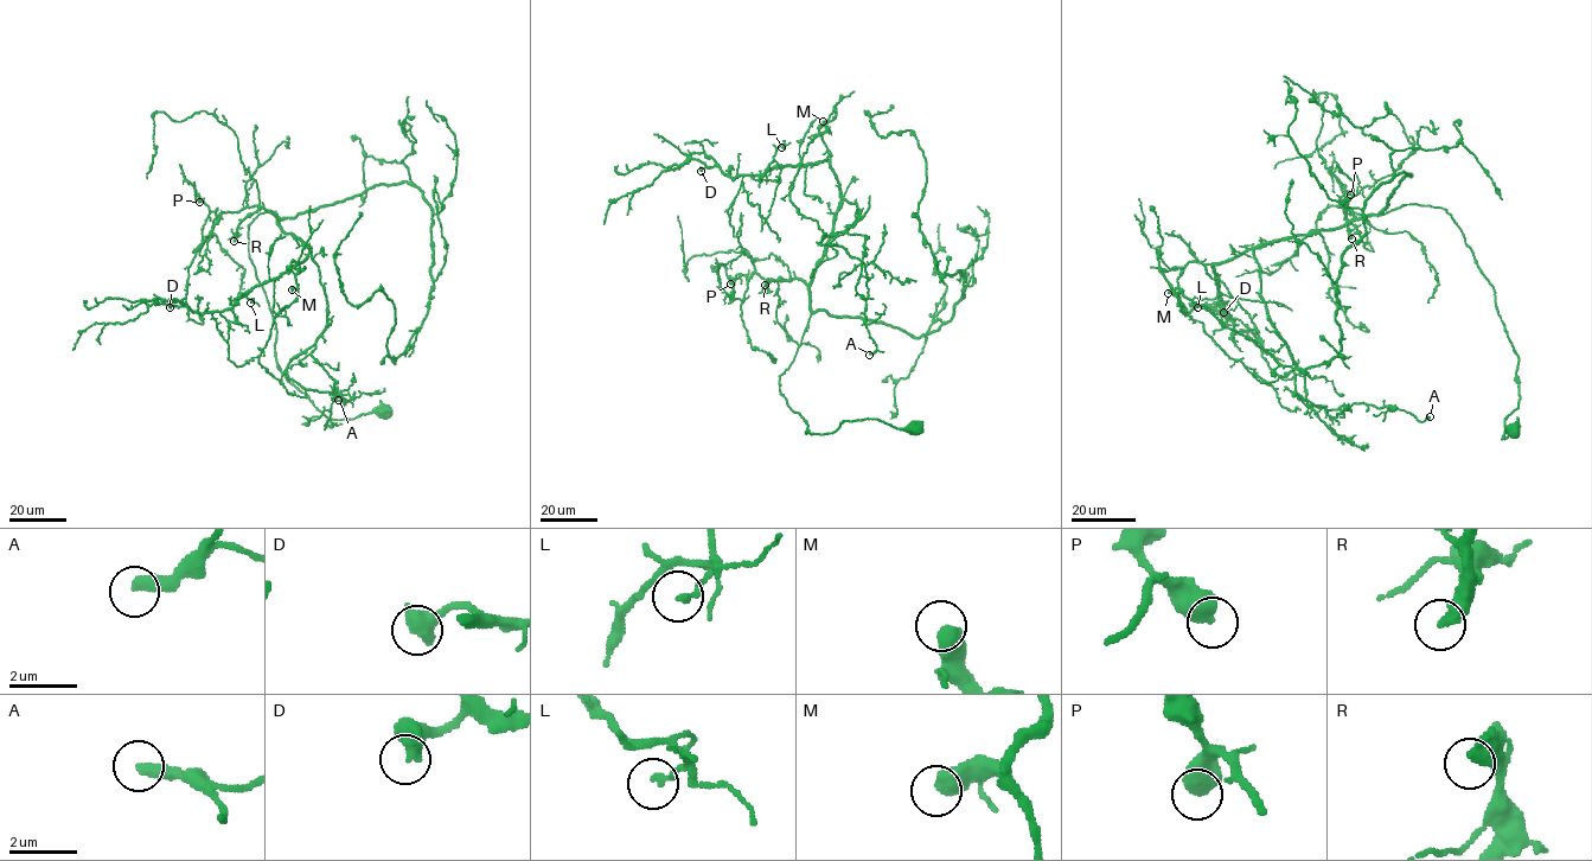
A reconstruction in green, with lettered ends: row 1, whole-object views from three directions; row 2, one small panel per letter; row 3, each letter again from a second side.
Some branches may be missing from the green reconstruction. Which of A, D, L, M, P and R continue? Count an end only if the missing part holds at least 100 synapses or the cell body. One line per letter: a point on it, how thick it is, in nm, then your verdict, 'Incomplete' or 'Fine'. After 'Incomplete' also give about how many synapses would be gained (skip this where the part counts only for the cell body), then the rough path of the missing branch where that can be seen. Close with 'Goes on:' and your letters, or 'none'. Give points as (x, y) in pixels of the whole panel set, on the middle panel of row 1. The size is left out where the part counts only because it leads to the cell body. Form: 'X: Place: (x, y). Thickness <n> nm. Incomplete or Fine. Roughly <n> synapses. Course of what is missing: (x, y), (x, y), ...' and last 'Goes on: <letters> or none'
A: Place: (869, 355). Thickness 400 nm. Fine
D: Place: (701, 171). Thickness 400 nm. Fine
L: Place: (781, 147). Thickness 180 nm. Fine
M: Place: (823, 121). Thickness 550 nm. Fine
P: Place: (730, 284). Thickness 600 nm. Fine
R: Place: (765, 285). Thickness 500 nm. Incomplete. Roughly 140 synapses. Course of what is missing: (765, 285), (754, 282), (752, 292), (765, 342), (791, 362), (814, 393), (823, 387), (843, 409), (839, 415)
Goes on: R

